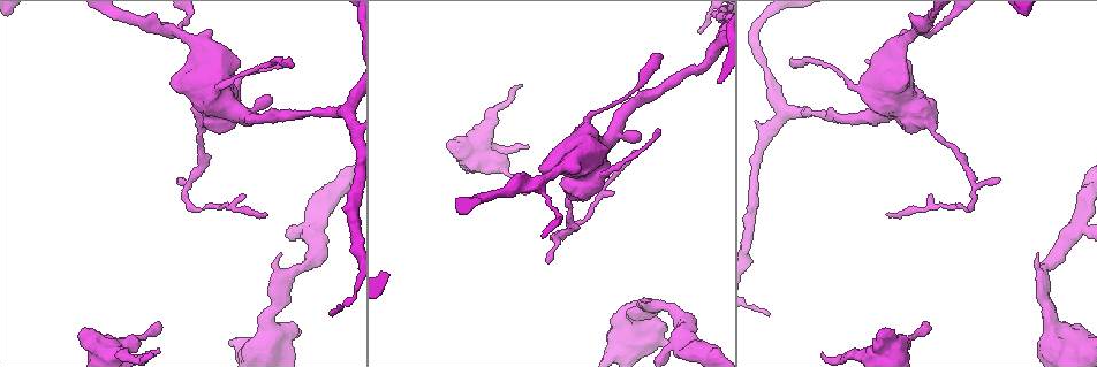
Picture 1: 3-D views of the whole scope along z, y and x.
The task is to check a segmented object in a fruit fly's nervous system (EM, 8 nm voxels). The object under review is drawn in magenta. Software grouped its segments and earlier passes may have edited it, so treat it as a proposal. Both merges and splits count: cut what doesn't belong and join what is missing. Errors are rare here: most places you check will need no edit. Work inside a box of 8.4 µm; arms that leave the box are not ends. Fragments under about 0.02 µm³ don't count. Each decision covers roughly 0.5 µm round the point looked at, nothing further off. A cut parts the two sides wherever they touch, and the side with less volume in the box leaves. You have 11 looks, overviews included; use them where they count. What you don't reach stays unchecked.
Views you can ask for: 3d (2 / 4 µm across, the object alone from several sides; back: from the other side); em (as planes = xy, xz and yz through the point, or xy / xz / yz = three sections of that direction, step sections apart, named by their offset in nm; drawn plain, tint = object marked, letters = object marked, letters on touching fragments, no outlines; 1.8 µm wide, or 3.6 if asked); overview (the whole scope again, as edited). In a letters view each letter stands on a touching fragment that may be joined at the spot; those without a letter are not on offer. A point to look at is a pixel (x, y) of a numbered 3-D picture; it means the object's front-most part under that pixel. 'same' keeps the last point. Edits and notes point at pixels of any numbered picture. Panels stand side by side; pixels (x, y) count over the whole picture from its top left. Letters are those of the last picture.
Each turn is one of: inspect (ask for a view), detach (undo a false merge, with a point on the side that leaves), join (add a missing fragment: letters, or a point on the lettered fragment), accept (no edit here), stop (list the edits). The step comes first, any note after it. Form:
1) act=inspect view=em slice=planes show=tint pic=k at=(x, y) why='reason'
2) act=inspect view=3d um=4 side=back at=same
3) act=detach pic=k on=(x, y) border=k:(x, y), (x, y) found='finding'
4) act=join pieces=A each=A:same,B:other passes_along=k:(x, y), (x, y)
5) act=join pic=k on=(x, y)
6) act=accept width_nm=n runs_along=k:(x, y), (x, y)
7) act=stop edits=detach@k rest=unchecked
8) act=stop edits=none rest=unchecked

act=inspect view=em slice=yz step=8 show=tint pic=1 at=(289, 65) why='long arm stops here'

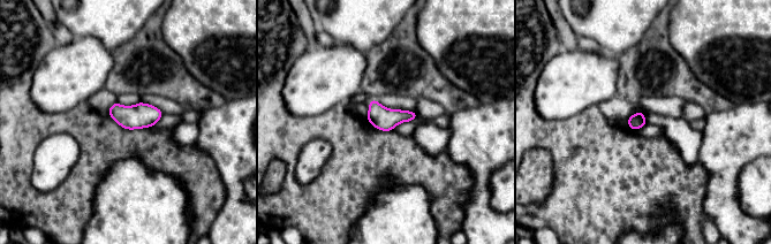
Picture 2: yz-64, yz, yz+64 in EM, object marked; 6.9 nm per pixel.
act=inspect view=em slice=planes show=letters at=same why='another direction'

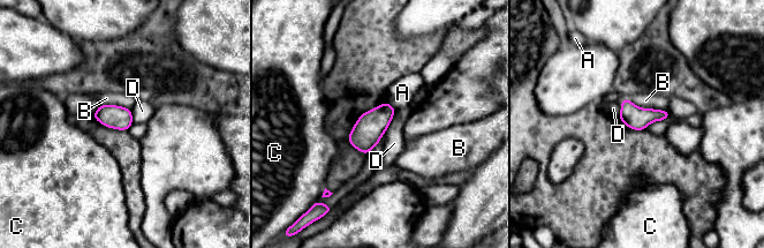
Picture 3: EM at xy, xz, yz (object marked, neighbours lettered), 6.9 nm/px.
act=accept width_nm=160 each=A:other,B:other,C:other,D:other border=3:(395, 113), (386, 129) found='none of them fits'

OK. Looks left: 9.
act=inspect view=3d um=2 pic=1 at=(887, 214) why='thin end'

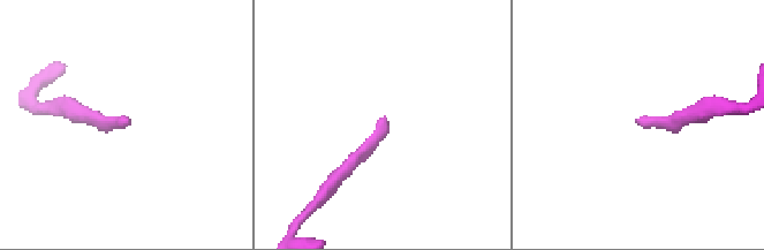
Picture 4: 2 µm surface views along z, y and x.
act=inspect view=em slice=planes show=letters pic=4 at=(121, 118)

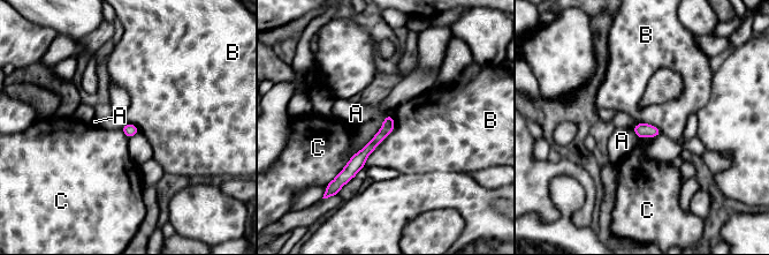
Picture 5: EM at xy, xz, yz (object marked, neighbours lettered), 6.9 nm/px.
act=accept width_nm=90 longest_contact=B:400nm each=A:other,B:other,C:other found='none of them fits'

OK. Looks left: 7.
act=inspect view=em slice=xy step=4 show=tint pic=1 at=(280, 255) why='branch stops here'

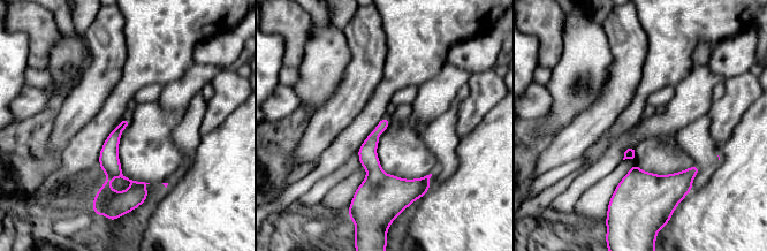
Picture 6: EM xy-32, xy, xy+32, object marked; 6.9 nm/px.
act=inspect view=em slice=xz step=16 show=letters at=same why='cut it another way'

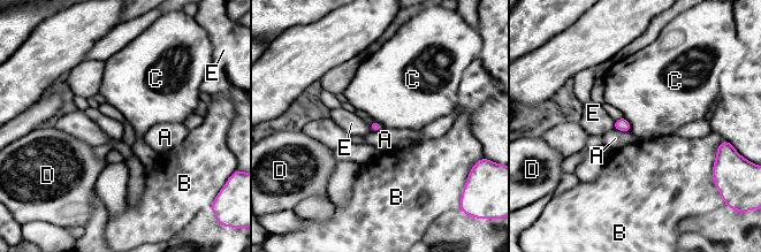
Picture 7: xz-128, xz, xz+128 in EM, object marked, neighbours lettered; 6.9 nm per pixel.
act=accept each=A:other,B:other,C:other,D:other,E:other border=7:(615, 128), (629, 131) found='no lettered fragment goes on from it'

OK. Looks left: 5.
act=inspect view=3d um=4 pic=1 at=(927, 327) why='an open end'

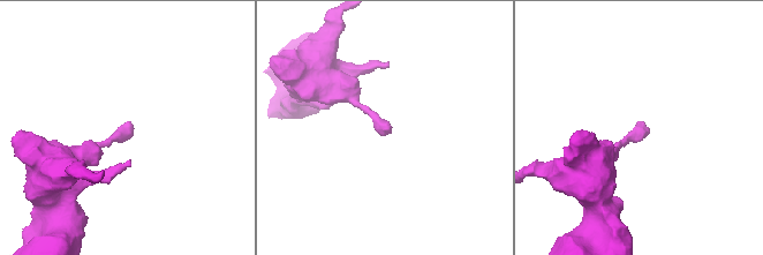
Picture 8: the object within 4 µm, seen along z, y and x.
act=inspect view=em um=3.6 slice=planes show=letters pic=8 at=(646, 134)

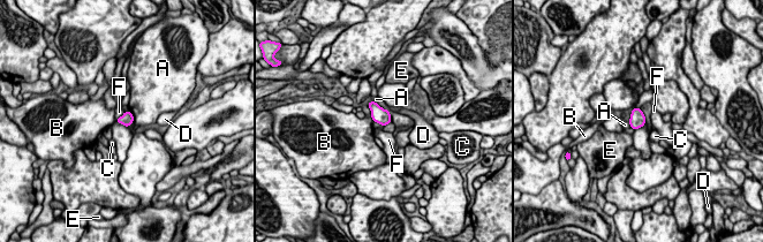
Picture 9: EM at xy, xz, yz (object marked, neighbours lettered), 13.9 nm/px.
act=accept each=A:other,B:other,C:other,D:other,E:other,F:other border=9:(125, 112), (116, 120) found='no lettered fragment goes on from it'

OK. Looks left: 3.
act=stop edits=none rest=unchecked

